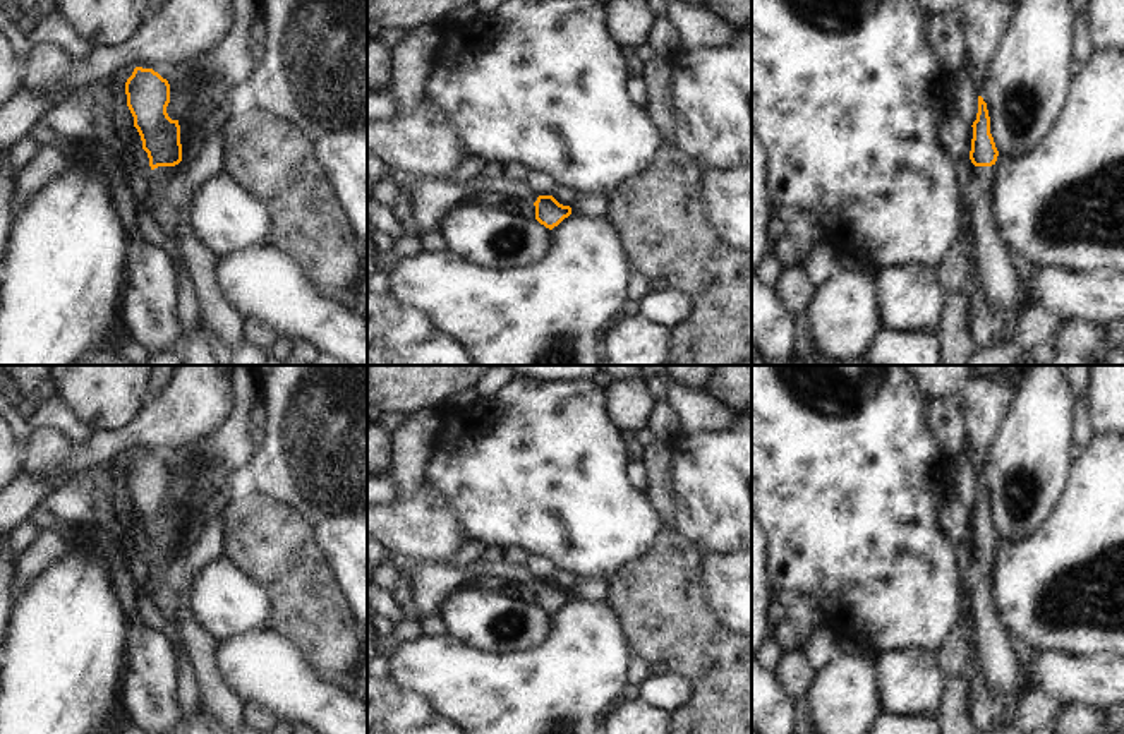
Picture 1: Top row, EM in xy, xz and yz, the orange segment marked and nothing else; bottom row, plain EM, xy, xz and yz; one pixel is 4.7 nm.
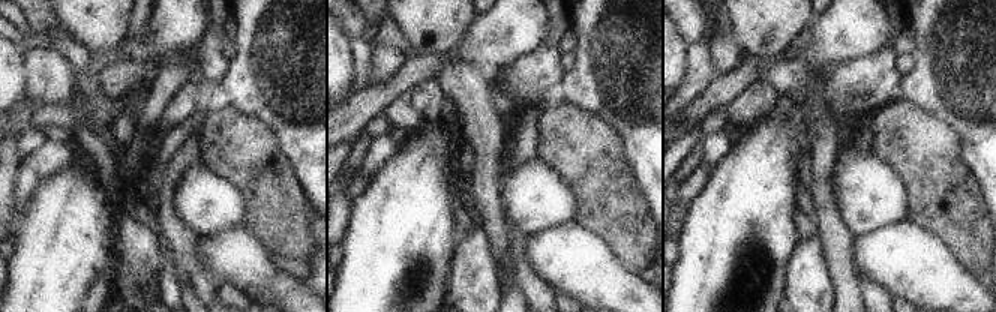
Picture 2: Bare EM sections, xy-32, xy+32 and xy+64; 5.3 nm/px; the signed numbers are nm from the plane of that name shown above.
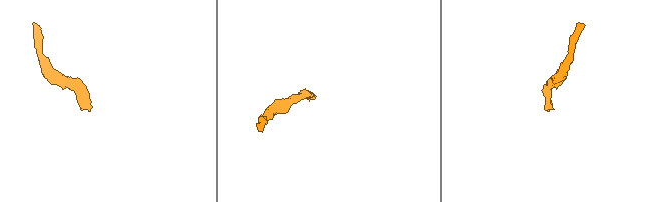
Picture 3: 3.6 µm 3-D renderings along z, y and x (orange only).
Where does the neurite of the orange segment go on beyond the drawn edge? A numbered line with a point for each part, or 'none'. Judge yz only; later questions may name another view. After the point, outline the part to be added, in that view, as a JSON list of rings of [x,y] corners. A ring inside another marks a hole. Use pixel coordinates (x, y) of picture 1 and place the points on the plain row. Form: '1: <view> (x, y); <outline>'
1: yz (997, 657); [[[995,549],[975,550],[975,559],[982,569],[982,581],[973,590],[971,614],[976,621],[973,643],[976,645],[980,664],[988,688],[1006,696],[1014,689],[1023,688],[1019,665],[1014,647],[1002,628],[997,607],[992,595],[992,568],[995,561]]]

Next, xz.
none

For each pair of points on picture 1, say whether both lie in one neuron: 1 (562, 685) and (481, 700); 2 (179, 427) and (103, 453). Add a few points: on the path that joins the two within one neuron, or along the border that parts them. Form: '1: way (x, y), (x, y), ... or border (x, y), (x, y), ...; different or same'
1: way (541, 700), (501, 700); same
2: way (160, 427), (148, 427), (122, 439); same

